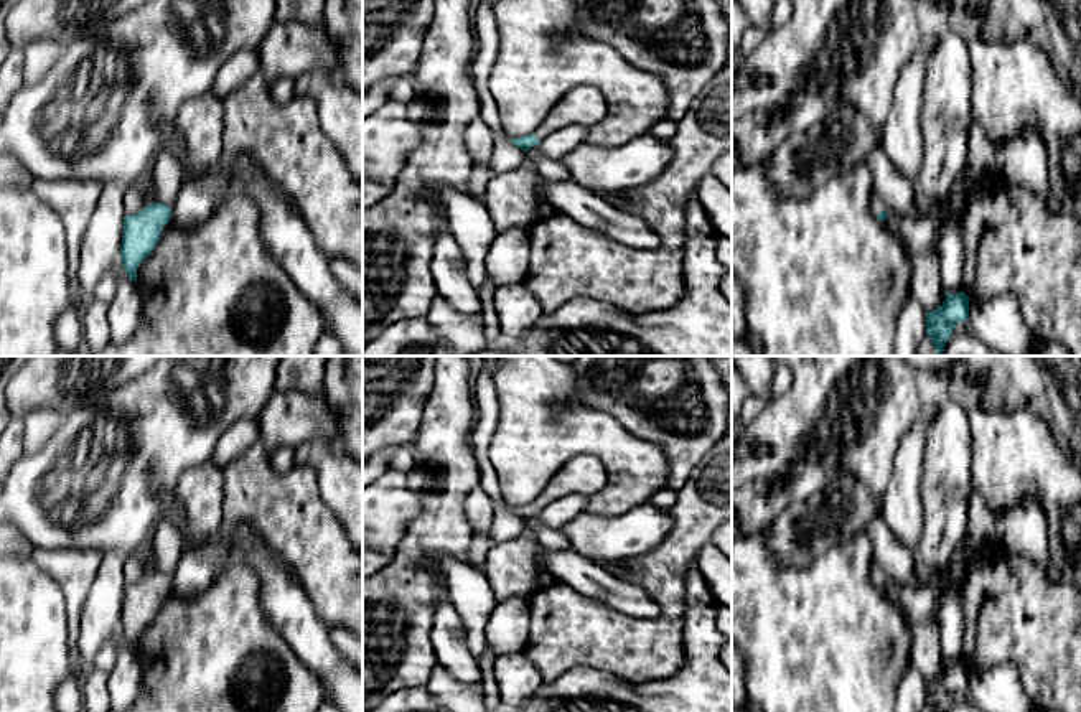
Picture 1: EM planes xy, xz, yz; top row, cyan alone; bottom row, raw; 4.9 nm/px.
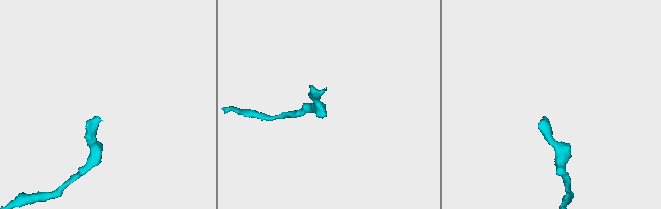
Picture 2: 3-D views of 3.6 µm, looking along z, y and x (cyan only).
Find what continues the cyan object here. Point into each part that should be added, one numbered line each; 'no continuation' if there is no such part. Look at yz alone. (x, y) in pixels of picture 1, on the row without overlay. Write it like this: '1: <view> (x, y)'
1: yz (877, 574)

